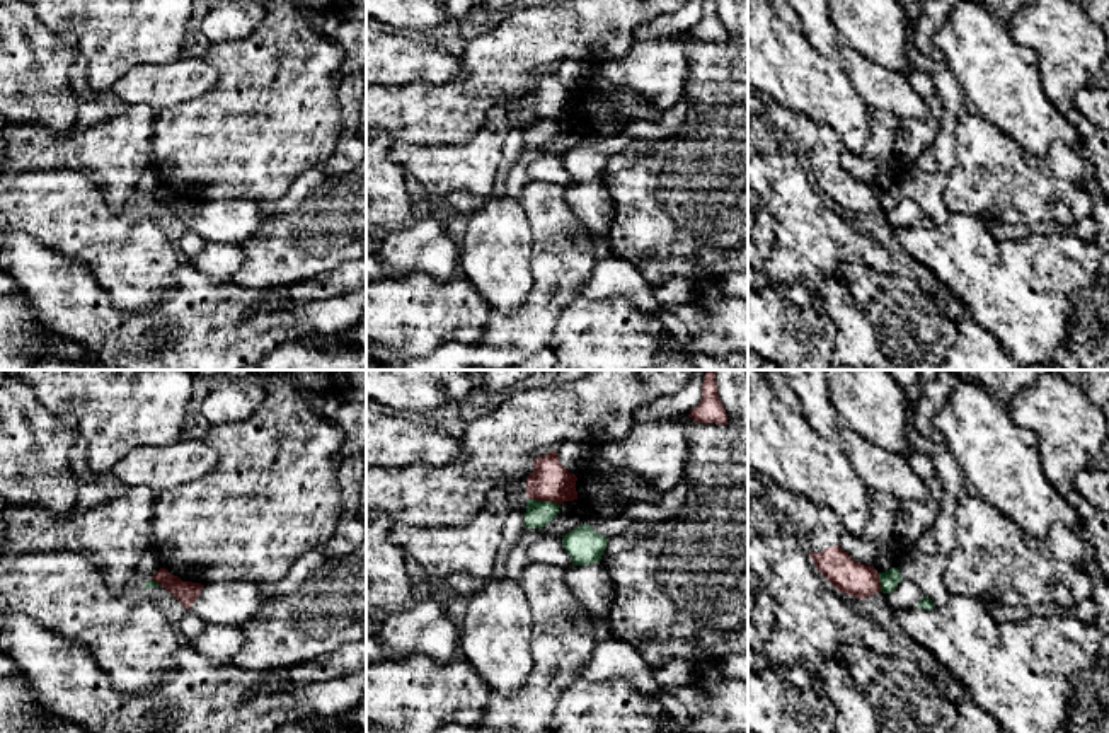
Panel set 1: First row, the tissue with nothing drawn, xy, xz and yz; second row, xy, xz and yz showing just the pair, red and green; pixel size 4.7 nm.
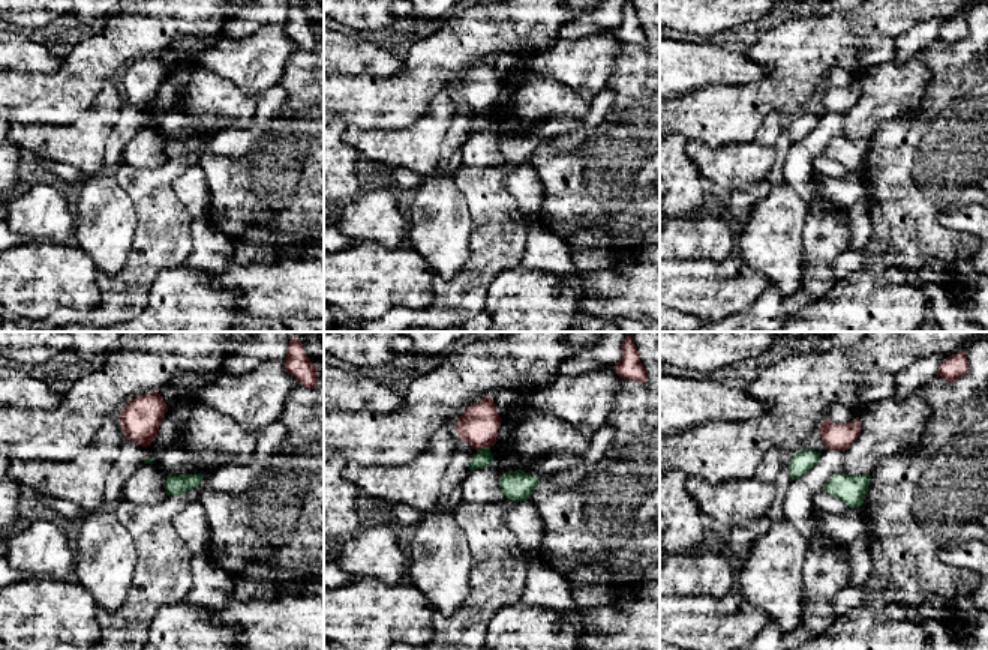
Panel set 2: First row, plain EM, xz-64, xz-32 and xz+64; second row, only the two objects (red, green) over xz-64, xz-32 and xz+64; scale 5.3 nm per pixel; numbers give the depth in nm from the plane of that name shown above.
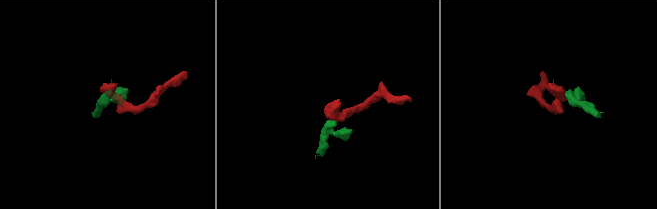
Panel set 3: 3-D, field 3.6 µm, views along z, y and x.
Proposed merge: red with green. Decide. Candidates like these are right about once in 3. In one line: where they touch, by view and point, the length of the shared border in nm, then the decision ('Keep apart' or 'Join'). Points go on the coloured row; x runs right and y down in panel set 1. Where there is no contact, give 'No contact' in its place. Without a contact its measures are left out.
Touches red at xz (545, 500). Shared border 150 nm. Keep apart

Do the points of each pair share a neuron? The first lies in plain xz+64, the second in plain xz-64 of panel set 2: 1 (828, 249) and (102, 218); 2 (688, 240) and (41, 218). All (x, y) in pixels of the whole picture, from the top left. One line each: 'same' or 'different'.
1: different
2: same

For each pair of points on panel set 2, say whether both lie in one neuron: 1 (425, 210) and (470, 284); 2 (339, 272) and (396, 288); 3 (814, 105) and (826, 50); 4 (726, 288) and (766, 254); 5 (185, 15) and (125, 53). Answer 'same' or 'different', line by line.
1: different
2: same
3: different
4: different
5: same

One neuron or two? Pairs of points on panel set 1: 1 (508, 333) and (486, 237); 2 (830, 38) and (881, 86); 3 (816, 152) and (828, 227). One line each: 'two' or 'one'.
1: two
2: one
3: two

